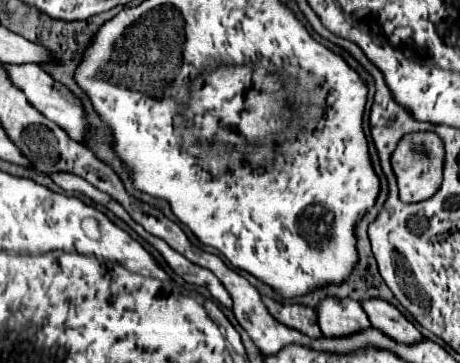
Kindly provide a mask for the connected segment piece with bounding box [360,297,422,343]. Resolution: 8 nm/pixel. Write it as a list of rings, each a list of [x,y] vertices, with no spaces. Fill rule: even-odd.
[[[370,297],[370,299],[362,299],[360,305],[370,317],[370,323],[382,333],[390,335],[392,339],[400,343],[414,343],[422,339],[420,331],[392,303],[378,297]]]

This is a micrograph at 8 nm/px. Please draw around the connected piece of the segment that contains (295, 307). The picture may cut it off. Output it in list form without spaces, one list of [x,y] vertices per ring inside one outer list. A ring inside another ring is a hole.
[[[262,297],[264,305],[268,307],[268,311],[282,321],[288,327],[294,327],[310,337],[320,337],[320,327],[316,323],[316,313],[314,309],[306,307],[306,305],[298,305],[298,303],[280,303],[280,301],[272,301],[268,297]]]

